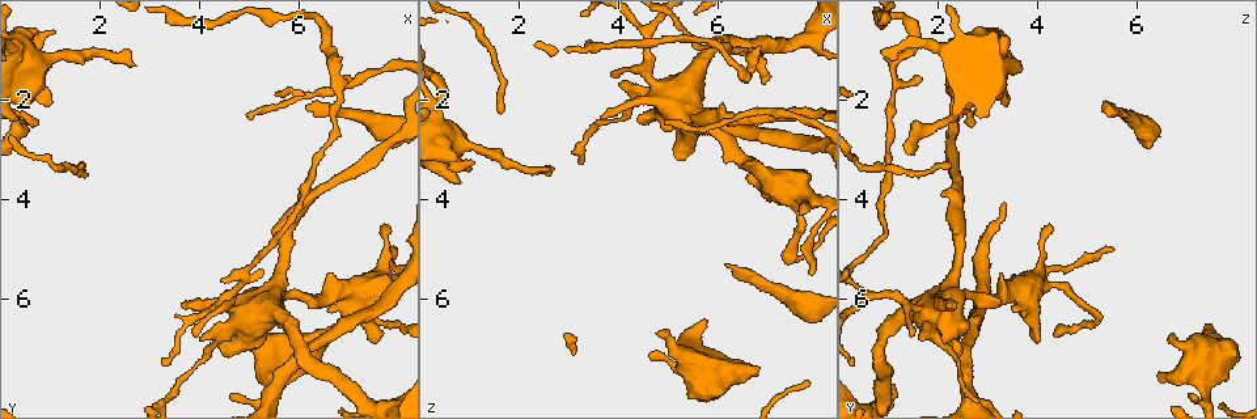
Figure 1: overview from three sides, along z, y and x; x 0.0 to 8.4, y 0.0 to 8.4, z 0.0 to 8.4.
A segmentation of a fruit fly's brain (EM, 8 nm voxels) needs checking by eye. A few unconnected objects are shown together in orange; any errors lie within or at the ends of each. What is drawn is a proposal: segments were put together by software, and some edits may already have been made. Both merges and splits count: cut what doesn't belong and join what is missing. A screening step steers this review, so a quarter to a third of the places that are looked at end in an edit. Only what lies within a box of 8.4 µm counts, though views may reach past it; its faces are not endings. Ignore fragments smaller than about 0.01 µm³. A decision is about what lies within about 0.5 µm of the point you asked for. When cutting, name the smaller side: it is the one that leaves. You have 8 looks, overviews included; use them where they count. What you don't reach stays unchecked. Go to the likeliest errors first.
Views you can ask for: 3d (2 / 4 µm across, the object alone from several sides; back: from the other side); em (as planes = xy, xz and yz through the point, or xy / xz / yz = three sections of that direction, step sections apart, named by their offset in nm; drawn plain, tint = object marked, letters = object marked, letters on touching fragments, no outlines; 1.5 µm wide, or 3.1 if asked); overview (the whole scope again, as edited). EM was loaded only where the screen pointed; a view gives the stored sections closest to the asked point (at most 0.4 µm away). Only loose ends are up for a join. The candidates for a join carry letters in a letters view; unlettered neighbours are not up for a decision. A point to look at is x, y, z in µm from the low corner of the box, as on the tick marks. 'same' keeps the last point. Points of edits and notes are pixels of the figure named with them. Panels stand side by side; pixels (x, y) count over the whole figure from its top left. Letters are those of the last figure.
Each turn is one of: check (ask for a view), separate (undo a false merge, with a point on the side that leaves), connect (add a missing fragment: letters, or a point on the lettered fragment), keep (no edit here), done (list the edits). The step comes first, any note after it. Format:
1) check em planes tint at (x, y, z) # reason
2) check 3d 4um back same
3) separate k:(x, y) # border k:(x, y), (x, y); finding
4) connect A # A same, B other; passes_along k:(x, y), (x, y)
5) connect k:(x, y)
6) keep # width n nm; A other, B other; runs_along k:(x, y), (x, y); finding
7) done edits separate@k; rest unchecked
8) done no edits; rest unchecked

check em yz step 4 letters at (1.10, 0.65, 3.30) # branch stops here

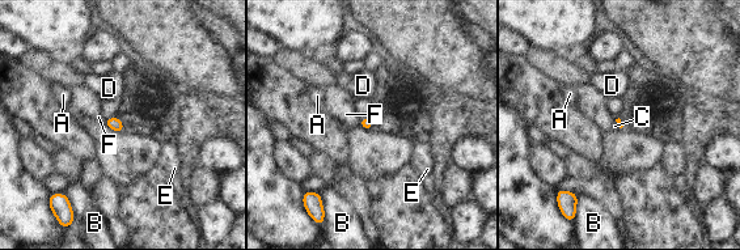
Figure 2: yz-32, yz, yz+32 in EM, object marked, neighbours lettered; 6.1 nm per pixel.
check em planes letters same

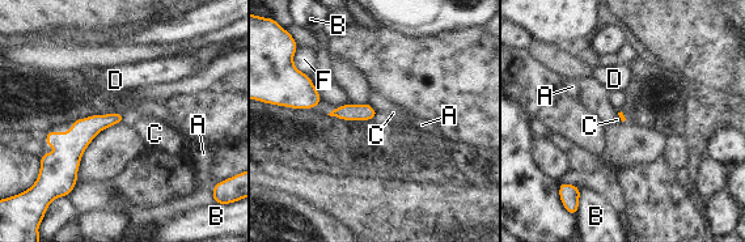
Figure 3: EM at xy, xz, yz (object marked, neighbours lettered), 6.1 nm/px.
keep # A other, B other, C other, D other, F other; runs_along 3:(119, 118), (75, 140), (49, 141); no lettered fragment goes on from it

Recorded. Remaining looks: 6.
check em planes letters at (4.80, 6.85, 6.75) # branch stops here

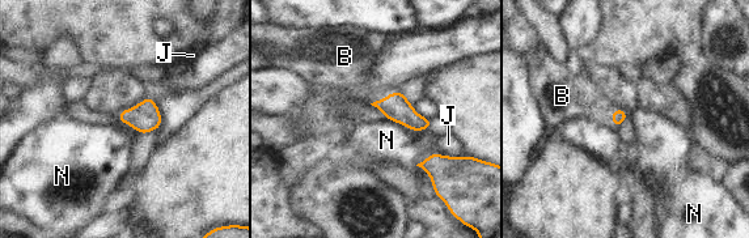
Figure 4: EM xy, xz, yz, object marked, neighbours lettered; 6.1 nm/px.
connect B # B same, J other, N other; passes_along 4:(396, 106), (376, 101), (352, 68); it goes on there

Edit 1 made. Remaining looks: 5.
check em planes tint at (6.85, 6.65, 7.35) # an open end

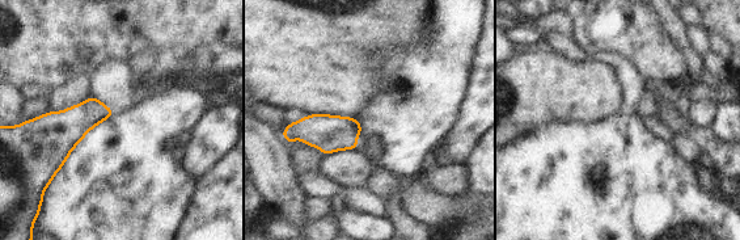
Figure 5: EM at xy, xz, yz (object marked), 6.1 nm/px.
check em planes letters same

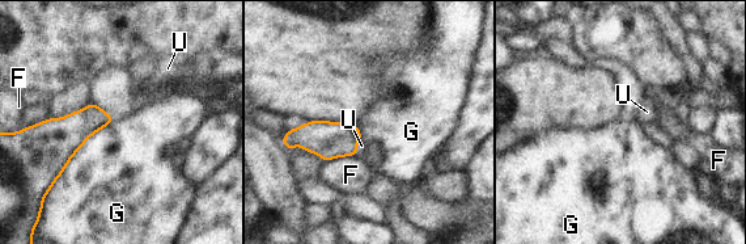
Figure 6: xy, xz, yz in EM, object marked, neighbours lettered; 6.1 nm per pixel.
connect U # F other, G other, U same; the cell continues

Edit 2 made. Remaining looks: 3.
done edits connect@4, connect@6; rest unchecked

